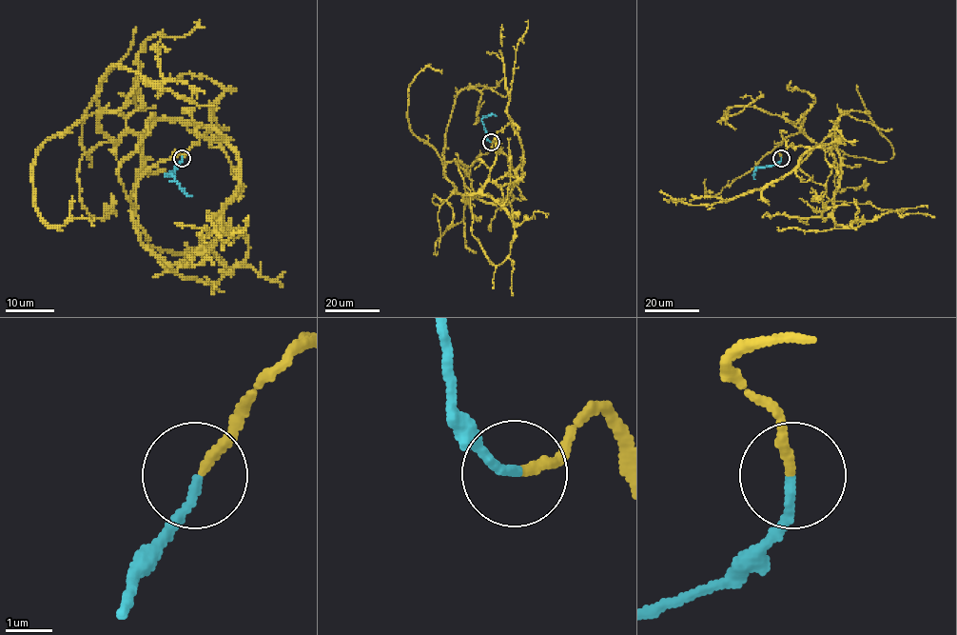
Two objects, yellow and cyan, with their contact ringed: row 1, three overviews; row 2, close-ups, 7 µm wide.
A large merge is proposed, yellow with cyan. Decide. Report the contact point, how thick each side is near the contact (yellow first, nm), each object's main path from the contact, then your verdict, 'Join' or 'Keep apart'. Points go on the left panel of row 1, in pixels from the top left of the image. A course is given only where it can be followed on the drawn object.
Place: (182, 158). Thickness 180 nm (yellow) against 180 nm. Course of yellow: (183, 157), (226, 139), (154, 123), (137, 237), (186, 277), (223, 275), (217, 254), (145, 234). Course of cyan: (182, 157), (175, 169), (166, 174), (171, 174), (182, 189), (192, 195). Join

